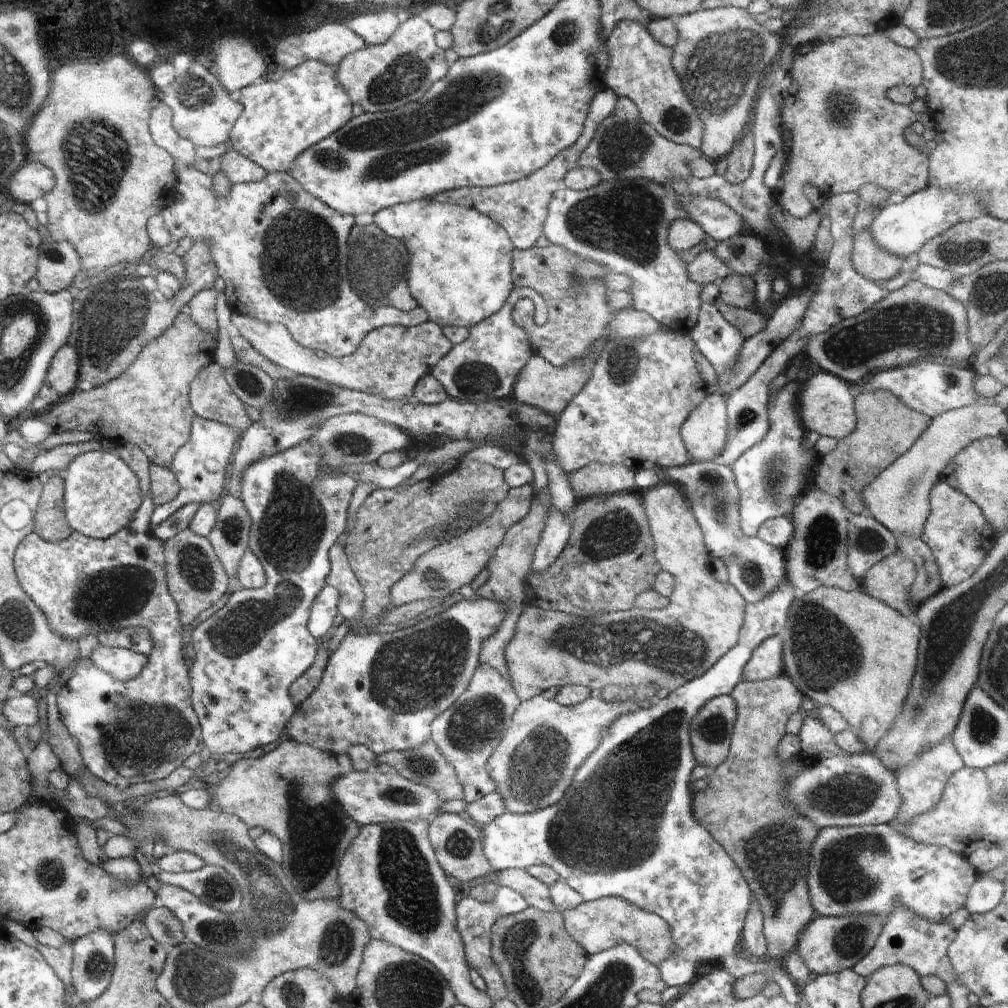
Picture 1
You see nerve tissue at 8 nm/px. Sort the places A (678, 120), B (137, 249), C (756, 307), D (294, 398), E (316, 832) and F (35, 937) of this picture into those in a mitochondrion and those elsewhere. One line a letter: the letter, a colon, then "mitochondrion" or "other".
A: mitochondrion
B: other
C: other
D: mitochondrion
E: mitochondrion
F: other

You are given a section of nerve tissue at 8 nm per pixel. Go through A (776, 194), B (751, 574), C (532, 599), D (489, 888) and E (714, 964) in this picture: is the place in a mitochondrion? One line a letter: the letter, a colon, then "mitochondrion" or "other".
A: other
B: mitochondrion
C: other
D: other
E: other

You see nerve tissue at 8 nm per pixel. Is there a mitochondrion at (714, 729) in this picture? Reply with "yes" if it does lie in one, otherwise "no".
yes

